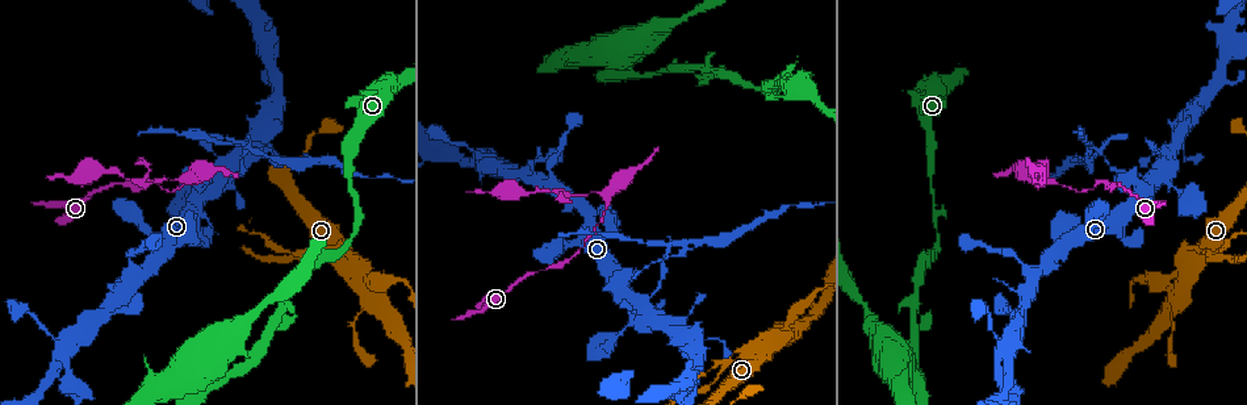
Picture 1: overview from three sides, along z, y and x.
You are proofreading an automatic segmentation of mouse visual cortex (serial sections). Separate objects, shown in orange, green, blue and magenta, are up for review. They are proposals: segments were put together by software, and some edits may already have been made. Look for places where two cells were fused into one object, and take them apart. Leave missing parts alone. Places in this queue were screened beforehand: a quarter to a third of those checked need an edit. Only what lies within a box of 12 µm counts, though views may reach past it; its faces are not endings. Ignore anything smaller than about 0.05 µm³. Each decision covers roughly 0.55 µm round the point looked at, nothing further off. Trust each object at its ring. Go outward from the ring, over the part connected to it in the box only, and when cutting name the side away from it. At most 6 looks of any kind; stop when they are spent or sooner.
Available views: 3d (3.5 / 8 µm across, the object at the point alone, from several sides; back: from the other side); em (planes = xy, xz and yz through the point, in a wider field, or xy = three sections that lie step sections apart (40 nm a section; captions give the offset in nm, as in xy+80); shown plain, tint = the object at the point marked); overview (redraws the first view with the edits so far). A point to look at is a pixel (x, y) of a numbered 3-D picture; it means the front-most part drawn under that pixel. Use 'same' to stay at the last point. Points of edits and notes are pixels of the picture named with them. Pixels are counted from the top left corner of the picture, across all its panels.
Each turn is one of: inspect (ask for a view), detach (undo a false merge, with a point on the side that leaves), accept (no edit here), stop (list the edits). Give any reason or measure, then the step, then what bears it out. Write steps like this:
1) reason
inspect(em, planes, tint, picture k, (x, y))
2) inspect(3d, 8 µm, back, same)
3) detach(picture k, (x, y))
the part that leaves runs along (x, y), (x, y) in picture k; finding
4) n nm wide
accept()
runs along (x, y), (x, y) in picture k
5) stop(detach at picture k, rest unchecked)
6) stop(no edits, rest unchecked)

thin neck
inspect(3d, 3.5 µm, picture 1, (149, 184))

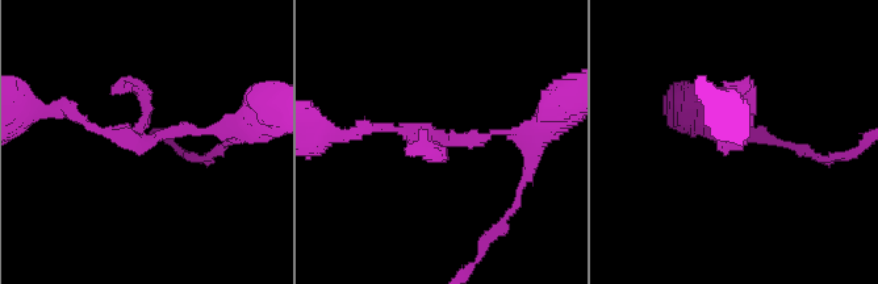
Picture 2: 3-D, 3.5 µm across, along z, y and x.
inspect(em, xy, step 3, tint, picture 2, (449, 139))

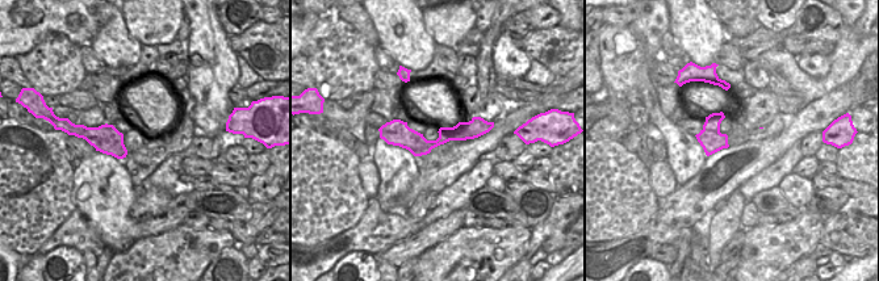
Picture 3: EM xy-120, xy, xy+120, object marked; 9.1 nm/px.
detach(picture 2, (438, 141))
the part that leaves runs along (488, 134), (435, 141), (371, 128) in picture 2; a second cell is stuck on

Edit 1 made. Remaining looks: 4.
see it whole again
inspect(overview)

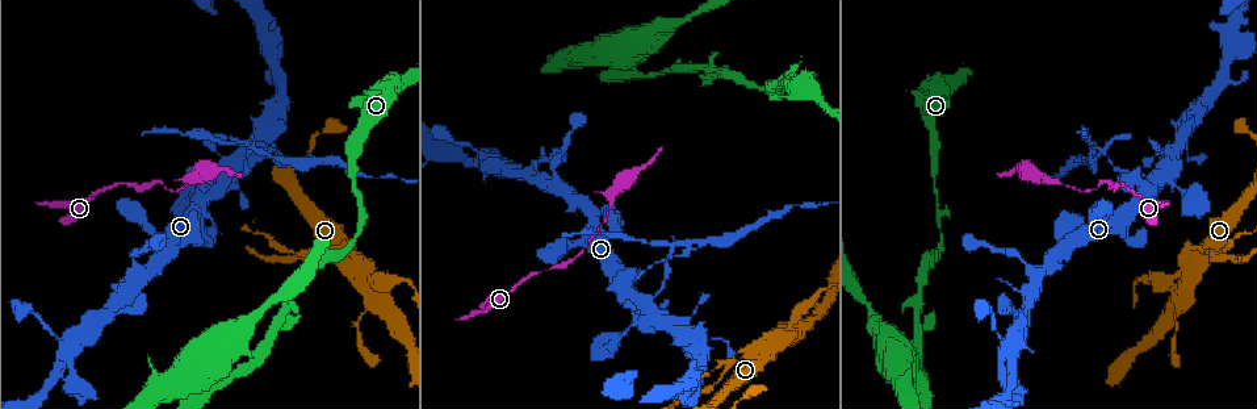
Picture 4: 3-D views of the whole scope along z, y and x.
calibre changes
inspect(3d, 3.5 µm, picture 4, (627, 70))

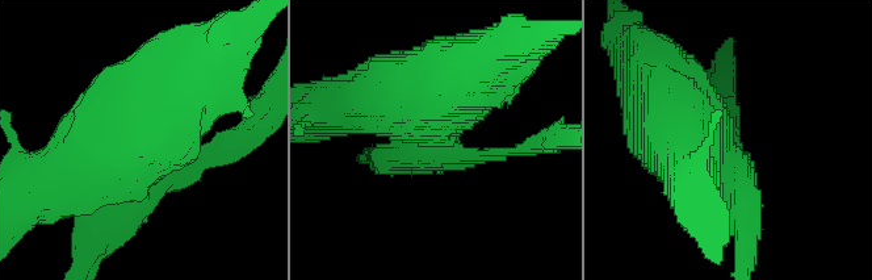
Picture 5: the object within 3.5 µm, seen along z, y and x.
inspect(em, xy, step 3, plain, picture 5, (724, 161))

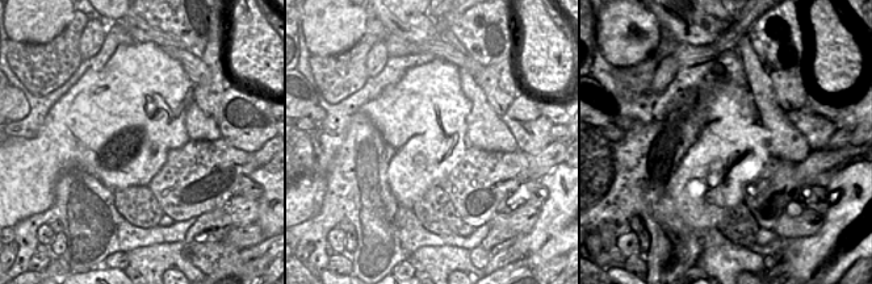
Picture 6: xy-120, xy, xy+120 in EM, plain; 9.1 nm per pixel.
with the object marked
inspect(em, xy, step 3, tint, same)

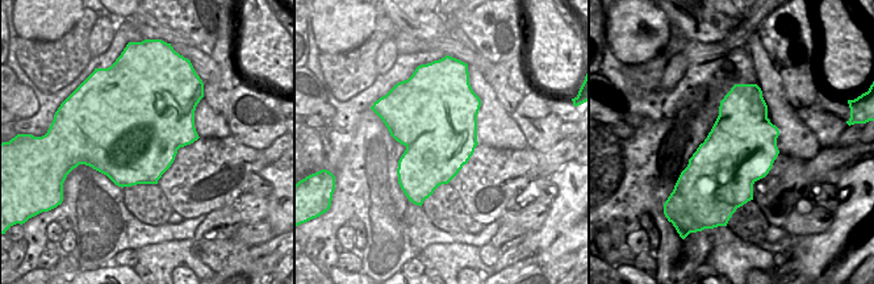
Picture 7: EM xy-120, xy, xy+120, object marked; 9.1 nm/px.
detach(picture 5, (377, 129))
the part that leaves runs along (430, 129), (430, 84), (482, 61) in picture 5; a second cell is stuck on

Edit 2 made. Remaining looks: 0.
stop(detach at picture 2, detach at picture 5, rest unchecked)

